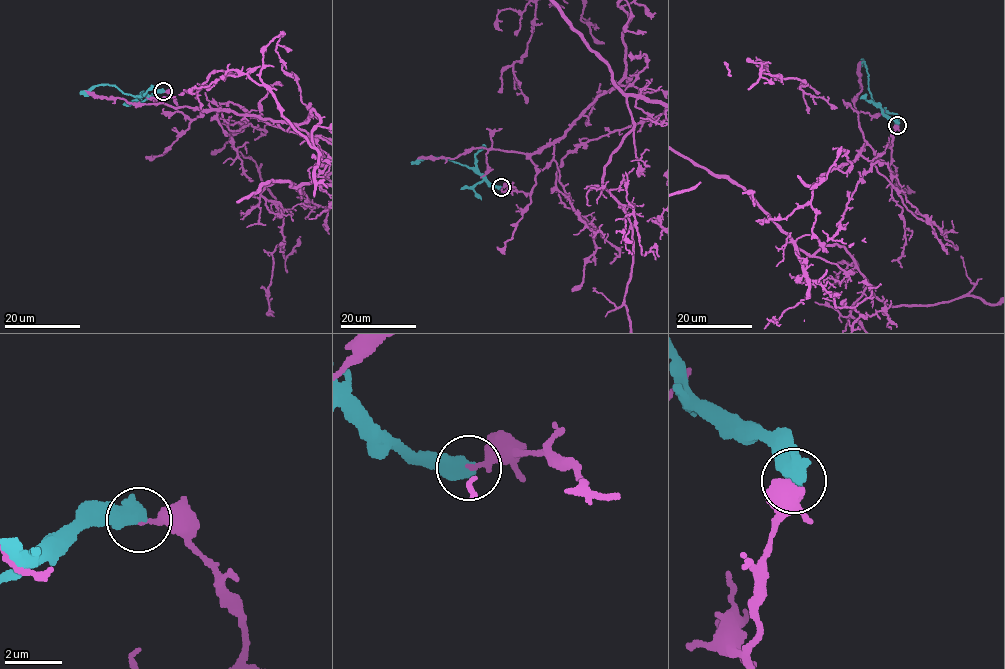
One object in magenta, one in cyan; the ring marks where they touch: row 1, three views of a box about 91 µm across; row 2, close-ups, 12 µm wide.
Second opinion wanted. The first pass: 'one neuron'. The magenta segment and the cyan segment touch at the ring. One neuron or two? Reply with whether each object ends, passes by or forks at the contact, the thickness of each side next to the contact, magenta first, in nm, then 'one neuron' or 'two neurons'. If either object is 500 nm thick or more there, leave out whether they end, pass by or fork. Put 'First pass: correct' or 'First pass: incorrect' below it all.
calibres 240 and 650 nm; two neurons
First pass: incorrect

